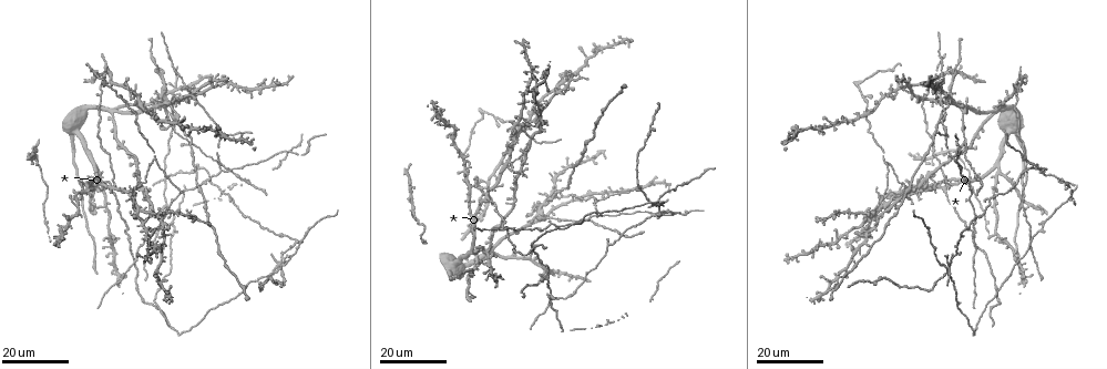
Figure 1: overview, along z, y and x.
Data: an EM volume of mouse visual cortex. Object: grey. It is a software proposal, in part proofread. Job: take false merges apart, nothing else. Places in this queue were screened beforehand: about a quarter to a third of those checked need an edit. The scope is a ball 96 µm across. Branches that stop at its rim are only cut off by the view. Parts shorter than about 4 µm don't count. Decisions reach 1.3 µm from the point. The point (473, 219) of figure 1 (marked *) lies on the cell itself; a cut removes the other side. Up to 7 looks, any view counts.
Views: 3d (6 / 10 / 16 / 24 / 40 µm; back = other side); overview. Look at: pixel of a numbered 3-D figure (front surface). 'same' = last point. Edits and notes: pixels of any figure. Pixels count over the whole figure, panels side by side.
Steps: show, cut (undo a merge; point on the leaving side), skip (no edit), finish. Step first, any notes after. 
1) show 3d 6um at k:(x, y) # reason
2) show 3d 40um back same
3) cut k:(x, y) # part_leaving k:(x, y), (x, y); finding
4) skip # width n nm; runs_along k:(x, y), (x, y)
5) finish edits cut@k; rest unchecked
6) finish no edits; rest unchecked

show 3d 16um at 1:(174, 85) # looks like a crossing

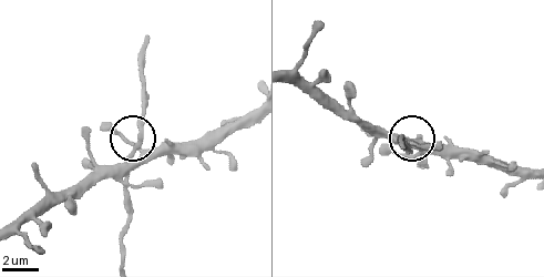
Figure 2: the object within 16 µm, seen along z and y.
show 3d 6um at 2:(139, 143)

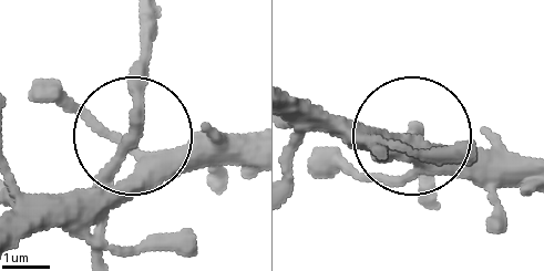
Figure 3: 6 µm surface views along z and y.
show 3d 6um back at 3:(130, 141)

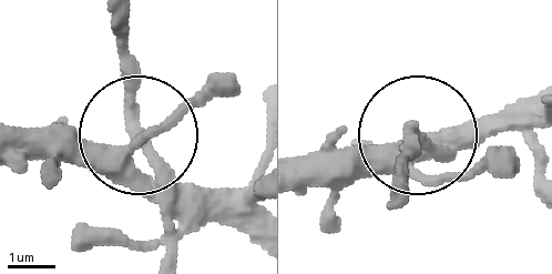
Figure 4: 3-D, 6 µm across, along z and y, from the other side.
skip # continuous, no second cell

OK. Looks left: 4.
show 3d 16um at 1:(572, 194) # four arms meet

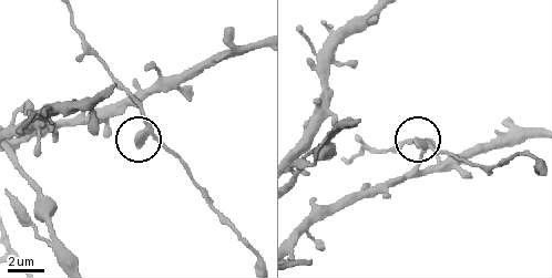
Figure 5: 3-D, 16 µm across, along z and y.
show 3d 6um at 5:(148, 123)

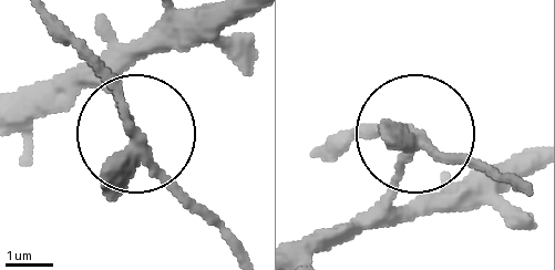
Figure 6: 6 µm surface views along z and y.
skip # runs_along 6:(34, 122), (102, 90), (137, 130), (117, 90), (50, 22); continuous, no second cell

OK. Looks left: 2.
show 3d 16um at 1:(220, 170) # three-way junction

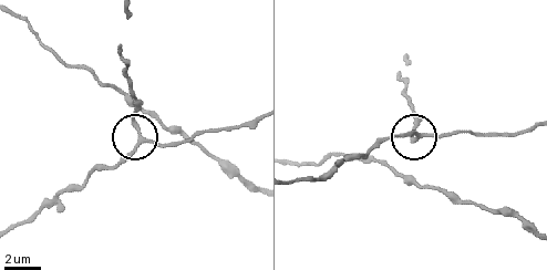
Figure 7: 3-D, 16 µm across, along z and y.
show 3d 10um at 7:(422, 137) # zoom in

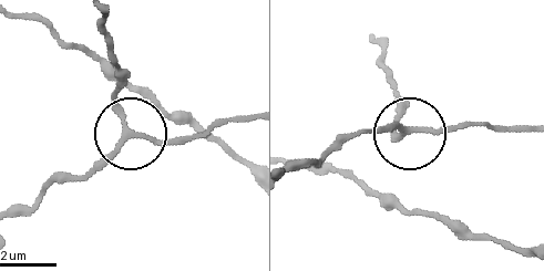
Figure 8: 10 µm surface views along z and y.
skip # runs_along 8:(101, 13), (126, 128), (167, 143), (207, 135); one cell here

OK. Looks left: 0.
finish no edits; rest unchecked

